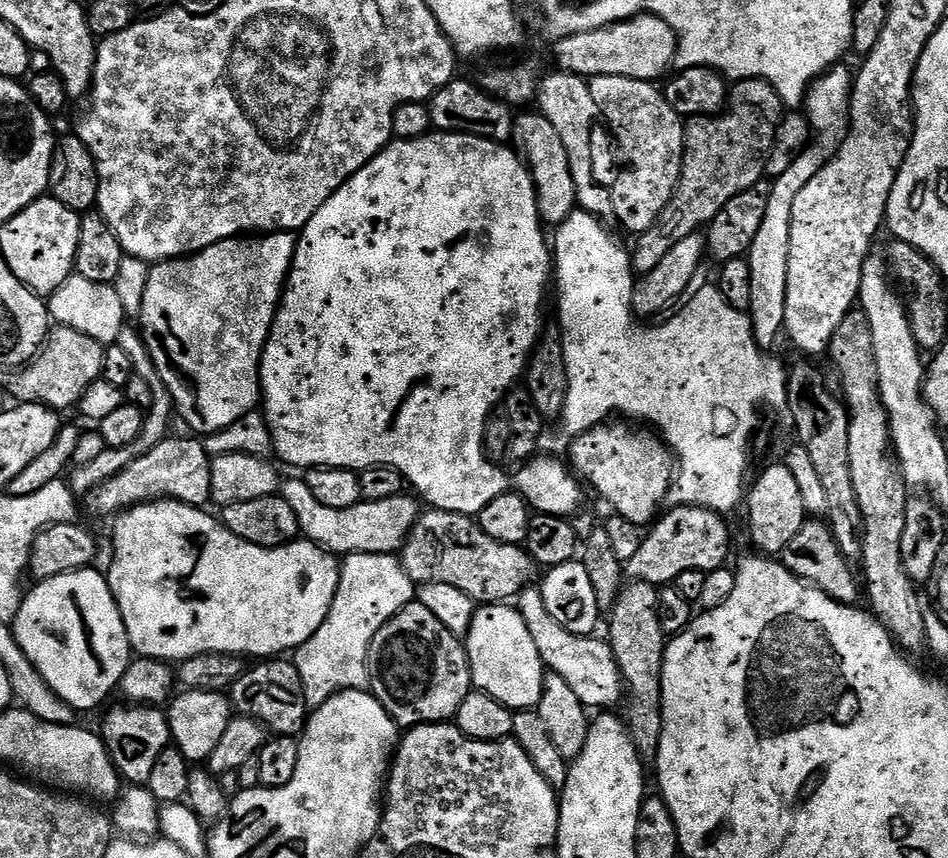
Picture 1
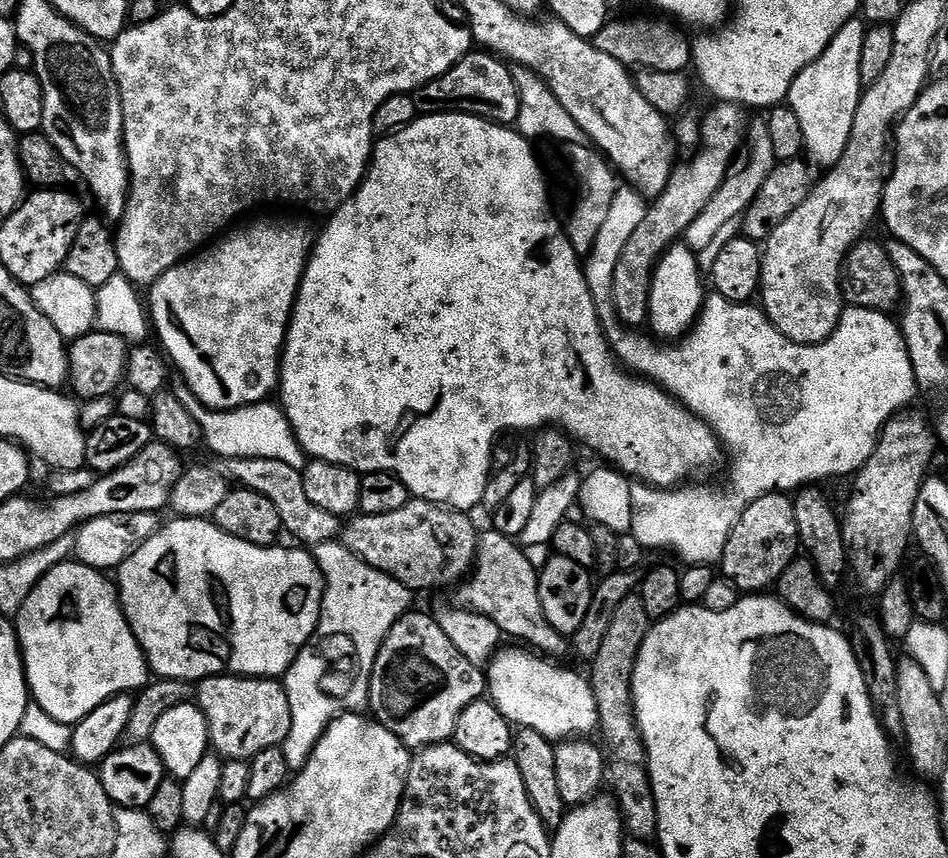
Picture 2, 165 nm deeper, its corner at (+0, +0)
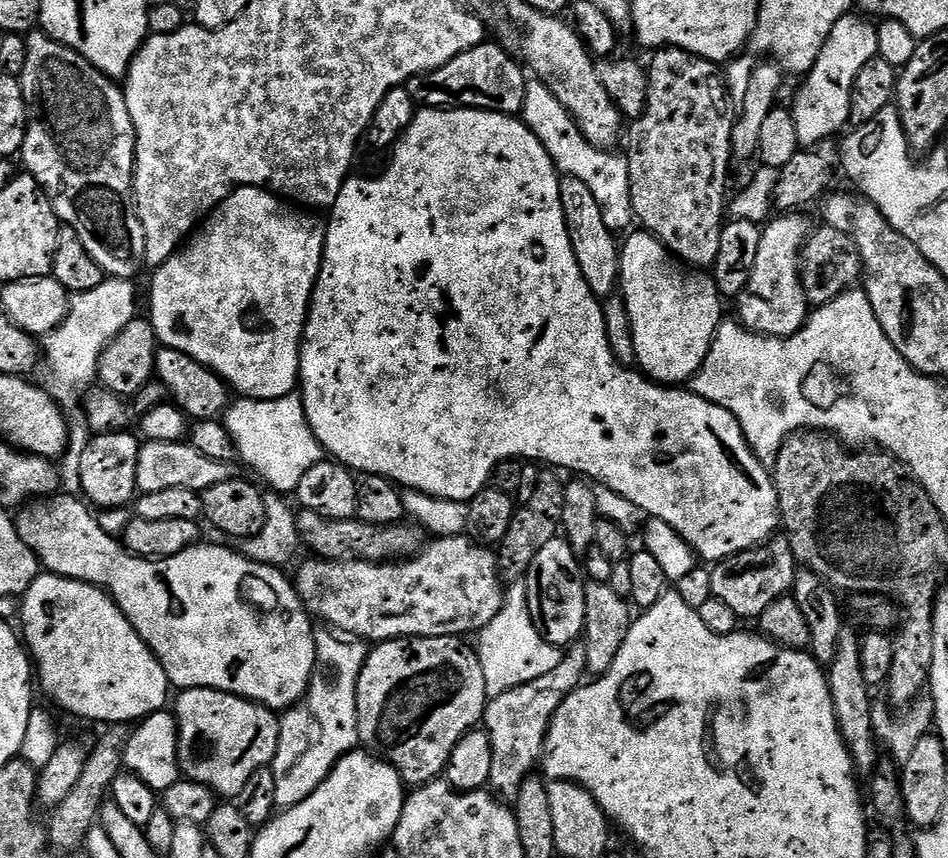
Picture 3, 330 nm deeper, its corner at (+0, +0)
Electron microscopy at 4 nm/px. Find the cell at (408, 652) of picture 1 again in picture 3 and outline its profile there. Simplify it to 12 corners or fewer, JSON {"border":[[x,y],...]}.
{"border":[[458,636],[377,643],[356,729],[405,785],[447,769],[490,699]]}

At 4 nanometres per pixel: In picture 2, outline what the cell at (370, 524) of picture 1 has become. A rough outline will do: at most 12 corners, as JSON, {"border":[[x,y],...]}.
{"border":[[230,458],[233,485],[270,498],[281,529],[304,546],[341,535],[341,517],[306,498],[301,469]]}

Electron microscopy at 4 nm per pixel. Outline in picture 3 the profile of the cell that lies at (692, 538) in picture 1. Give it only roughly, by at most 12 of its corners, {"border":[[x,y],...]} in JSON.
{"border":[[586,646],[489,699],[493,793],[537,771],[558,706],[588,675]]}

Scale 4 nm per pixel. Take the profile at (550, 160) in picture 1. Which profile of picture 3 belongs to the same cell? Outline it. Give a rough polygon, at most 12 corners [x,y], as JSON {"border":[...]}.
{"border":[[560,177],[578,270],[597,298],[620,283],[620,249],[594,194]]}

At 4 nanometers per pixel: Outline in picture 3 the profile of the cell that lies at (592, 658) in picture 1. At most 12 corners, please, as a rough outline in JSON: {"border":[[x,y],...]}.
{"border":[[442,536],[403,562],[308,558],[300,601],[364,642],[479,633],[498,556]]}

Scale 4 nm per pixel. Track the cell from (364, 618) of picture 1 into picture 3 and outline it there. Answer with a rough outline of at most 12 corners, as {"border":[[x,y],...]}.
{"border":[[316,632],[306,694],[280,716],[277,809],[357,751],[367,643]]}

